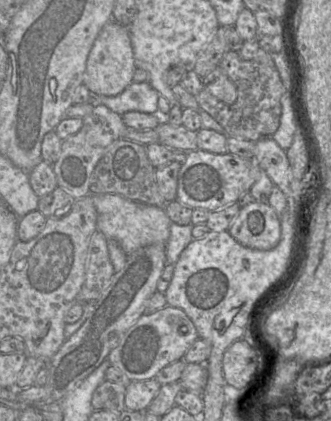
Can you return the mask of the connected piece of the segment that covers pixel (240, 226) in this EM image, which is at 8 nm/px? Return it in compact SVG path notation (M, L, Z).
M253 202L240 209L228 232L245 247L271 250L280 241L280 218L268 203Z

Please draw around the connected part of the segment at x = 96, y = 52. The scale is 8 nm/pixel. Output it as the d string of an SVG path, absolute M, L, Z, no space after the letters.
M111 20L99 32L86 61L83 85L93 96L116 96L132 82L136 70L128 28Z

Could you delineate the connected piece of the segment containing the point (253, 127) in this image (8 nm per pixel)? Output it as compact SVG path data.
M260 48L253 59L245 61L236 51L230 50L224 54L219 66L236 86L237 99L233 104L227 105L203 88L195 96L200 109L214 118L225 129L228 137L251 141L272 137L280 125L281 97L286 88L270 53Z

